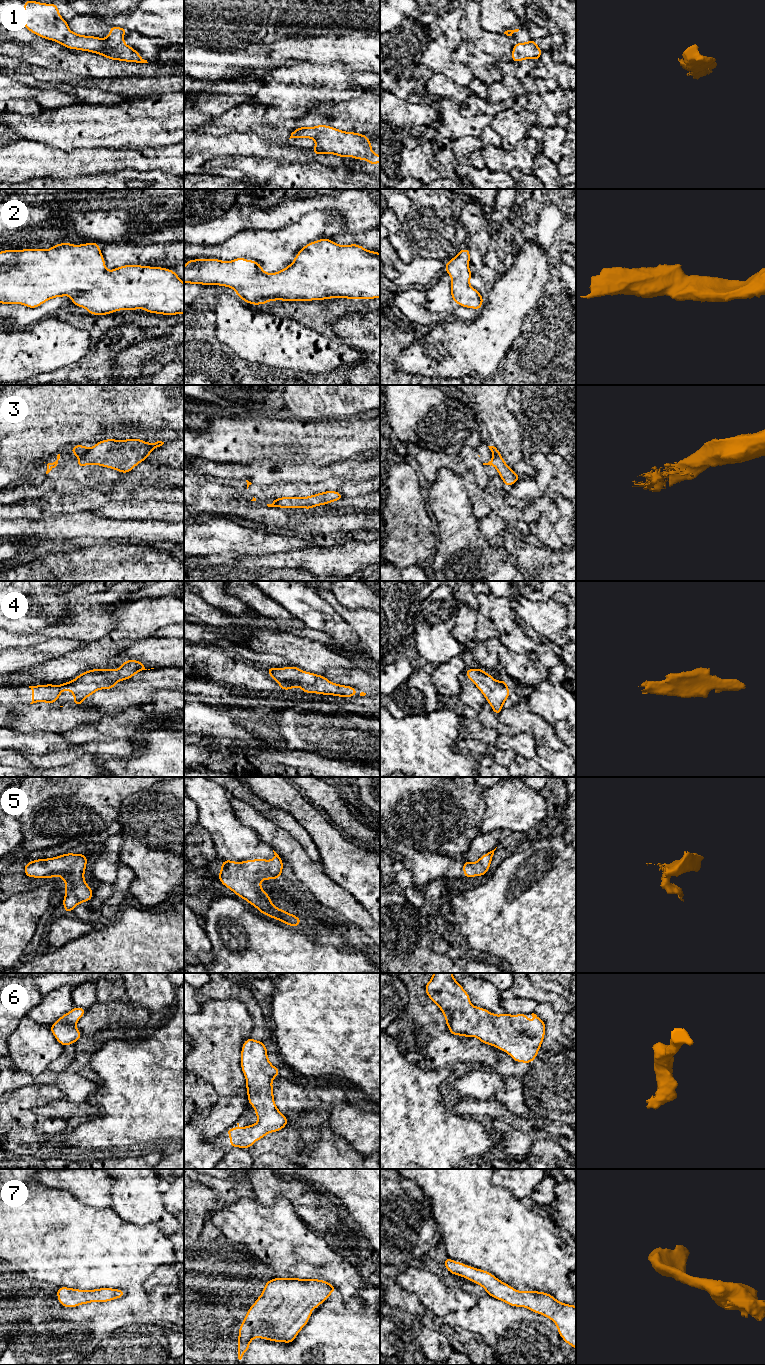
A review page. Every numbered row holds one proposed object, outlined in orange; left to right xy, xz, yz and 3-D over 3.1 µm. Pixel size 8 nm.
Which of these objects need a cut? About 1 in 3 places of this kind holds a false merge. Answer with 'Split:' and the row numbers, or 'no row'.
Split: no row

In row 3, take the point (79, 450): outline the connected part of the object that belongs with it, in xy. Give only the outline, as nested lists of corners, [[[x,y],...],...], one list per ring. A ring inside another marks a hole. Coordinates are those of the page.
[[[106,439],[91,448],[74,445],[70,453],[78,458],[77,466],[99,465],[129,473],[135,466],[147,459],[150,453],[164,444],[162,441],[148,443],[142,439]]]

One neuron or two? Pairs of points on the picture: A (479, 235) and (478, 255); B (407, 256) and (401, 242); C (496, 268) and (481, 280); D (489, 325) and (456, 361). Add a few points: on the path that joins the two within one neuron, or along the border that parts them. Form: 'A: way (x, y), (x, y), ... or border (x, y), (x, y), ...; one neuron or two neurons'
A: way (479, 240), (478, 250); one neuron
B: way (404, 253), (401, 245); one neuron
C: way (492, 270), (485, 277); one neuron
D: way (485, 334), (465, 352); one neuron

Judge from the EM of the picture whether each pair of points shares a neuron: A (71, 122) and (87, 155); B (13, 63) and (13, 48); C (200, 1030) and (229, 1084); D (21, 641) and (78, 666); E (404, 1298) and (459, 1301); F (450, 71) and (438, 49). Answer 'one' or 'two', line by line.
A: two
B: two
C: one
D: two
E: two
F: one

